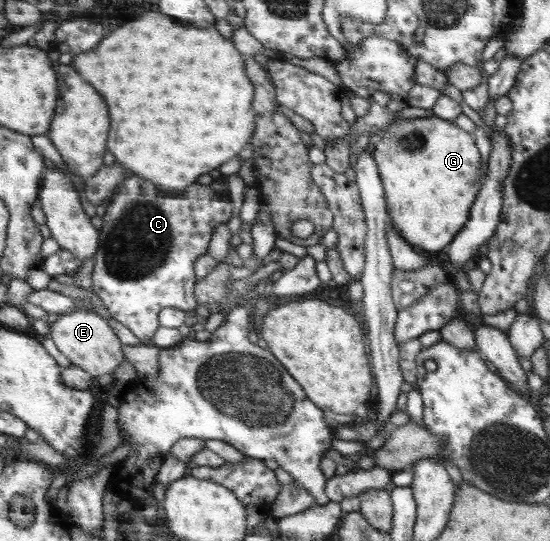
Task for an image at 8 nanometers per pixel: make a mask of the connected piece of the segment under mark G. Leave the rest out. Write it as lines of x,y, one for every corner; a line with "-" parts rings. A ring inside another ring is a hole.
433,116
400,119
390,123
372,142
371,152
380,172
387,204
388,223
419,252
443,250
468,223
471,205
481,189
481,155
469,132
449,120

